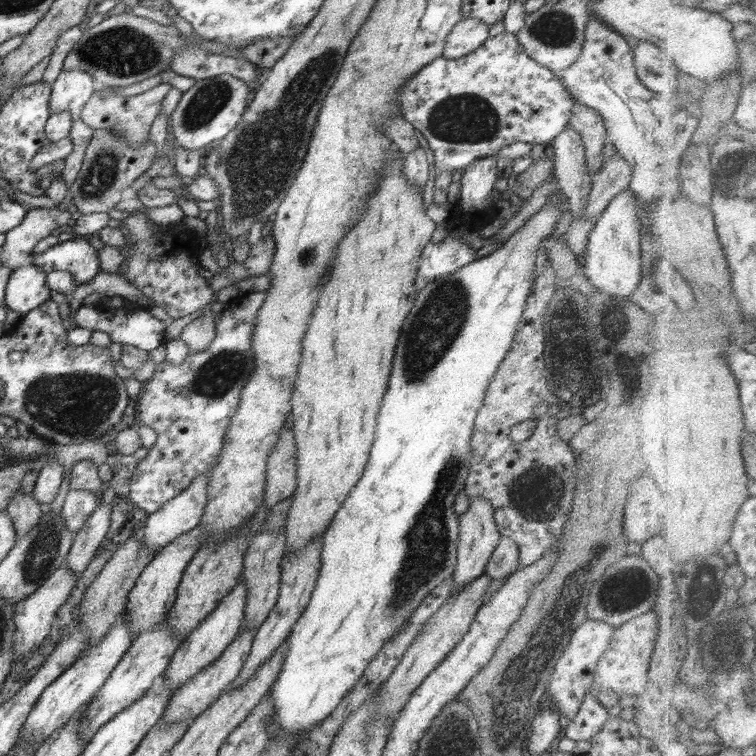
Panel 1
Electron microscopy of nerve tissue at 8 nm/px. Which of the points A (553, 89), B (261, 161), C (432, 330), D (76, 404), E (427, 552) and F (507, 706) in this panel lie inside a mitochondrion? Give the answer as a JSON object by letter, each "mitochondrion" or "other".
{"A":"other","B":"mitochondrion","C":"mitochondrion","D":"mitochondrion","E":"mitochondrion","F":"mitochondrion"}

